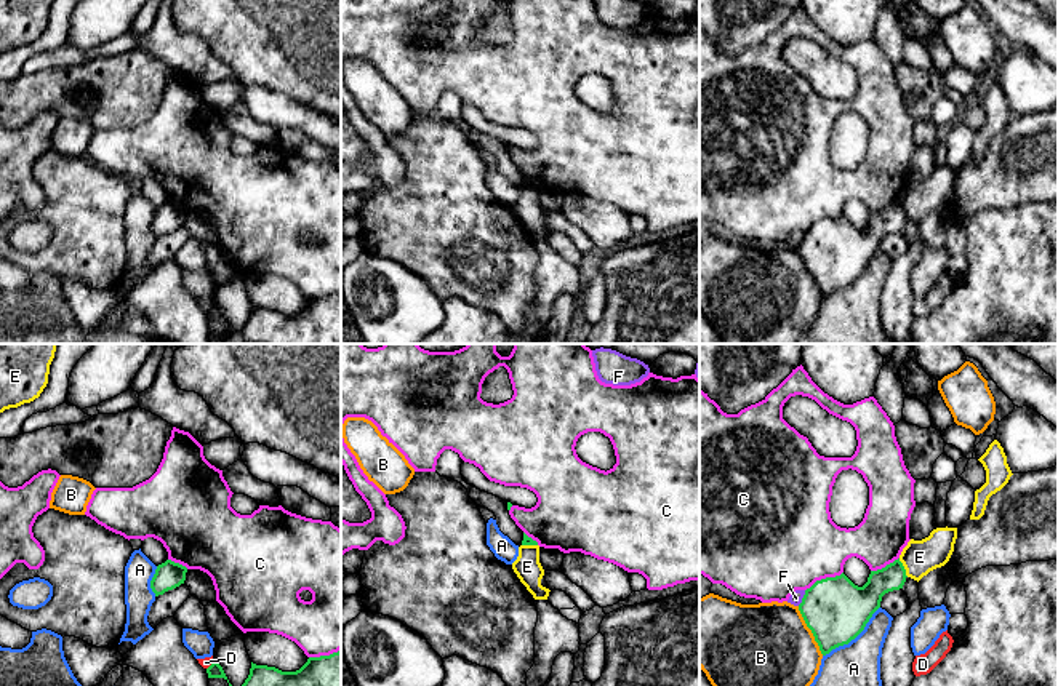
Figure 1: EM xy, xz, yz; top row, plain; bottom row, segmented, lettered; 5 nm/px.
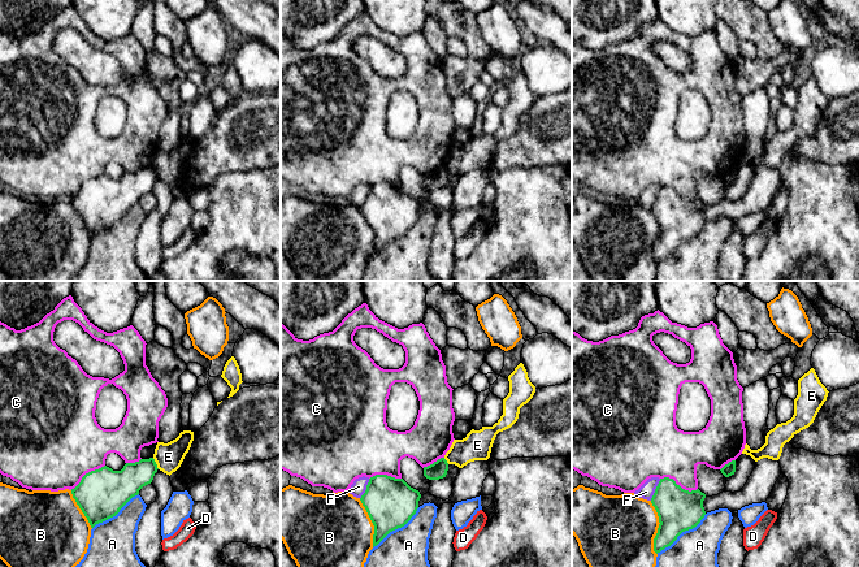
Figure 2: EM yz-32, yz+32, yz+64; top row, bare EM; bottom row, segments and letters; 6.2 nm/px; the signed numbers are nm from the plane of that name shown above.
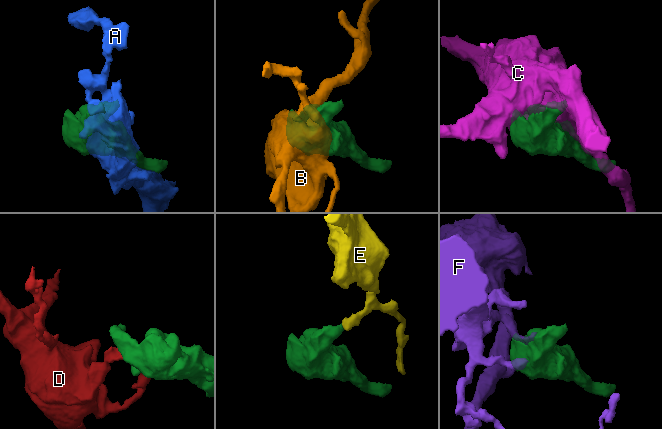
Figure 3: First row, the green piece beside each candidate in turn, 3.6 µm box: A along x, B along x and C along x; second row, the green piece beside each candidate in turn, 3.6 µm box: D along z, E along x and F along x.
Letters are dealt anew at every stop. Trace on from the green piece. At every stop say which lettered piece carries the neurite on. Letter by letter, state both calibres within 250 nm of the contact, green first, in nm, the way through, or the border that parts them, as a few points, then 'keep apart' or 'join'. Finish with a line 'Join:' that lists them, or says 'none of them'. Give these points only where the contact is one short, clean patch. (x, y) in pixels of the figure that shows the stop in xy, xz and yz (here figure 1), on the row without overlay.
A: 320 nm thick on the green side, 340 nm on the other; keep apart
B: 320 nm thick on the green side, 480 nm on the other; keep apart
C: 320 nm thick on the green side, 480 nm on the other; keep apart
D: 80 nm thick on the green side, 50 nm on the other; border along xy (213, 303), (207, 311); keep apart
E: 150 nm thick on the green side, 180 nm on the other; border along yz (898, 200), (908, 218); keep apart
F: 320 nm thick on the green side, 60 nm on the other; keep apart
Join: none of them

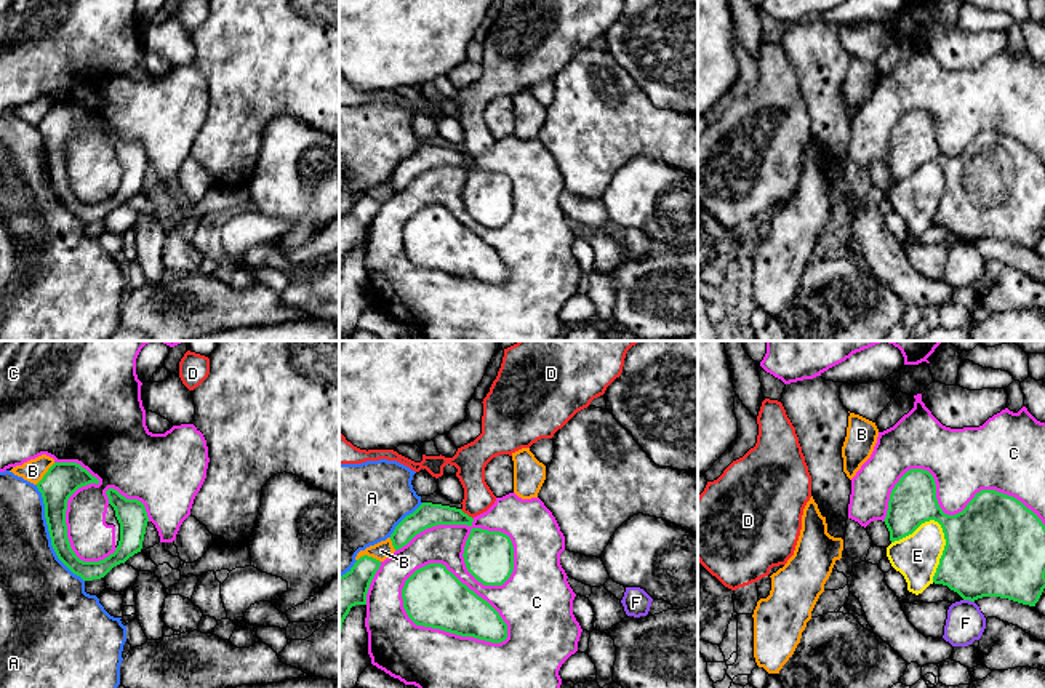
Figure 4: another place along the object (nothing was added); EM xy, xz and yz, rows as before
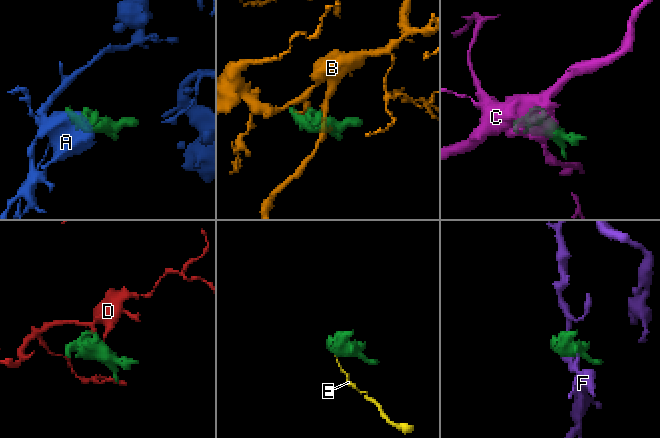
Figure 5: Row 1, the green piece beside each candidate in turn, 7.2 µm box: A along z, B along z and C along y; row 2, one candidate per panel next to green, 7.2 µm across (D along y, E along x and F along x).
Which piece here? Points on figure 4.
A: 170 nm thick on the green side, 340 nm on the other; keep apart
B: 180 nm thick on the green side, 90 nm on the other; keep apart
C: 300 nm thick on the green side, 190 nm on the other; keep apart
D: 120 nm thick on the green side, 150 nm on the other; border along xz (460, 151), (472, 160); keep apart
E: 500 nm thick on the green side, 220 nm on the other; keep apart
F: 440 nm thick on the green side, 200 nm on the other; keep apart
Join: none of them

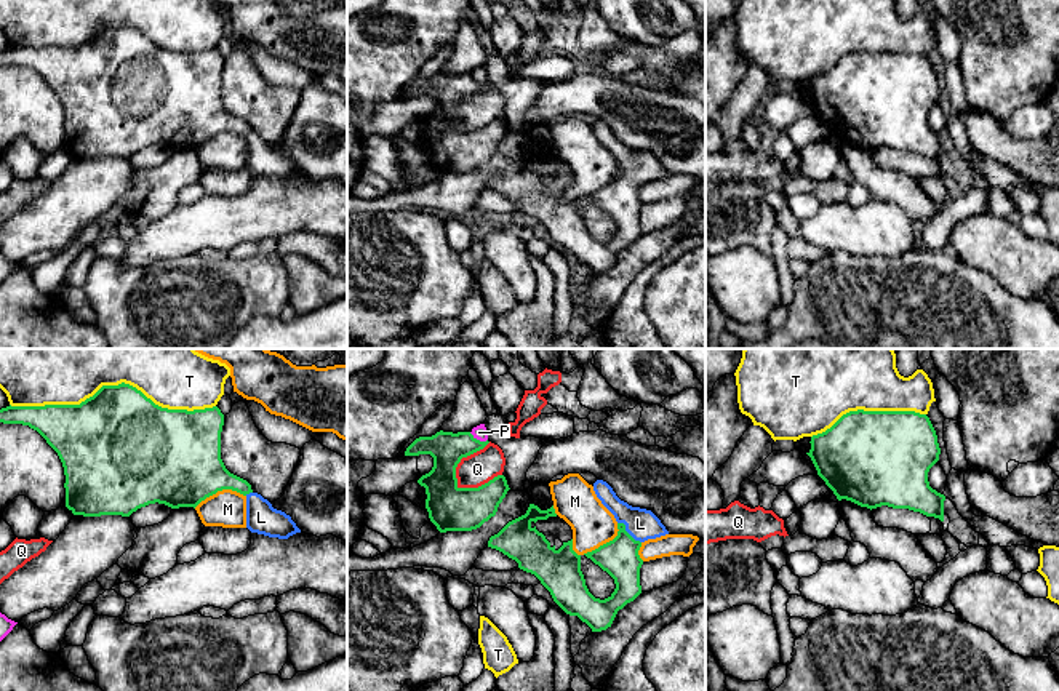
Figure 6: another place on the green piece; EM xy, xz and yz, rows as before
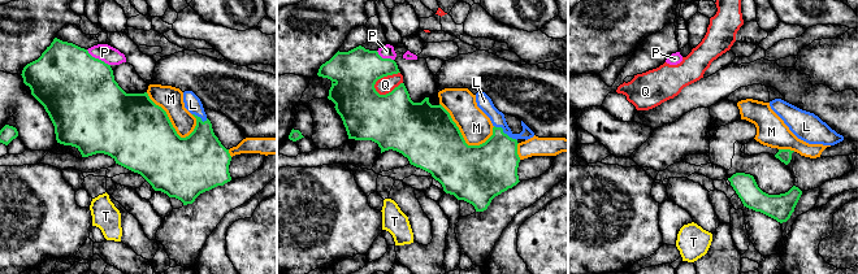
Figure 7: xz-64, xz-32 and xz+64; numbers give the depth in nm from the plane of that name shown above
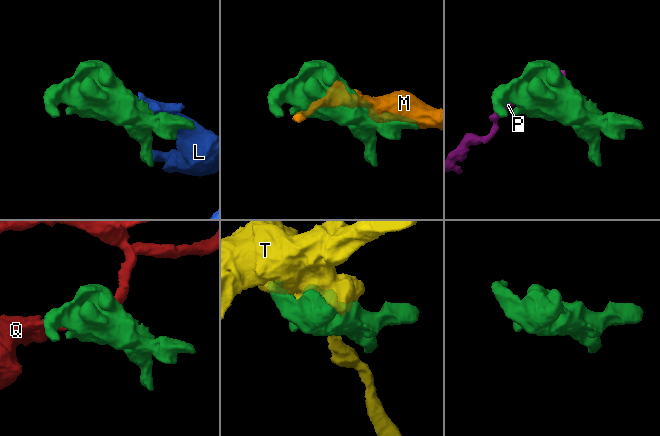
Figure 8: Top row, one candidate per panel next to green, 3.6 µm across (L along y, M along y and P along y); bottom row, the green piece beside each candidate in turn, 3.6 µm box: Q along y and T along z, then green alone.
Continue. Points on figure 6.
L: 190 nm thick on the green side, 160 nm on the other; runs through xz (619, 199), (626, 187), (626, 173), (640, 165); join
M: 440 nm thick on the green side, 190 nm on the other; keep apart
P: 170 nm thick on the green side, 70 nm on the other; keep apart
Q: 220 nm thick on the green side, 160 nm on the other; border along xz (490, 83), (461, 101), (456, 109), (458, 130); keep apart
T: 480 nm thick on the green side, 240 nm on the other; keep apart
Join: L

